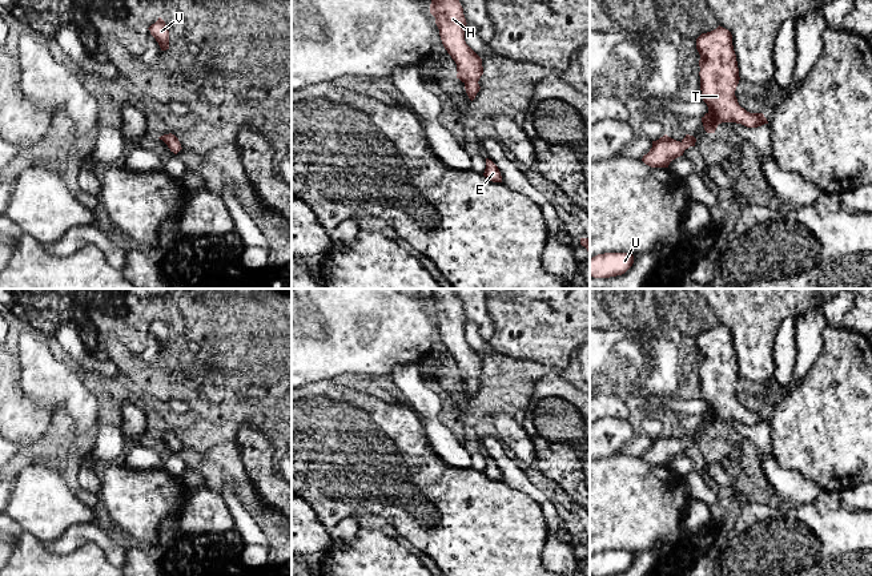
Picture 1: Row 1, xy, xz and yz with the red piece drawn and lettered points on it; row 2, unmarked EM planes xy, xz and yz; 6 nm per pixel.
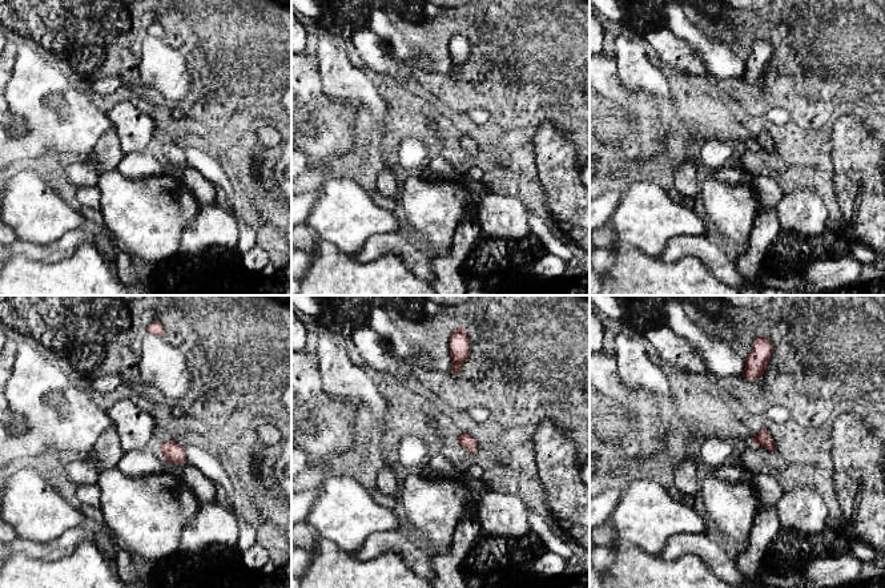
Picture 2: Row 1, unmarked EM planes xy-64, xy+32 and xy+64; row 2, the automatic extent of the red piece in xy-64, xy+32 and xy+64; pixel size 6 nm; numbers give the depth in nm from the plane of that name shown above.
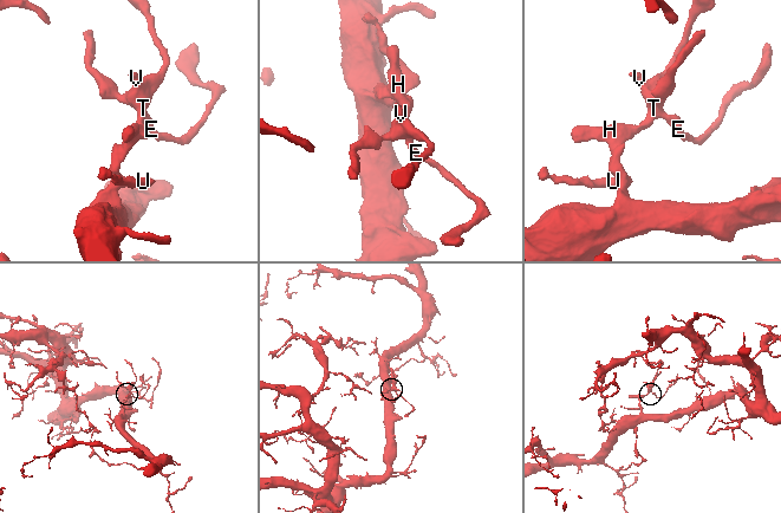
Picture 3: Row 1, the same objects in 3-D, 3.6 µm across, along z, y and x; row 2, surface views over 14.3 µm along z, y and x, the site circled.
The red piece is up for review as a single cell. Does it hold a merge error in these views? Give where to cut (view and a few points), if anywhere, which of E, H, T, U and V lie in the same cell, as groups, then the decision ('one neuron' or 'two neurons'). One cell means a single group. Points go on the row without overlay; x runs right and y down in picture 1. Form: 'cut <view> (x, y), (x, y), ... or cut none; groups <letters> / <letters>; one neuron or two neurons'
cut none; groups E H T U V; one neuron

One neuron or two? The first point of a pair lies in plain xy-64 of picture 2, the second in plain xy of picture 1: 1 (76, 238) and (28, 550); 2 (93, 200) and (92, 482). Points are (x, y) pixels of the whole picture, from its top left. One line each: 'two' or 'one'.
1: two
2: one

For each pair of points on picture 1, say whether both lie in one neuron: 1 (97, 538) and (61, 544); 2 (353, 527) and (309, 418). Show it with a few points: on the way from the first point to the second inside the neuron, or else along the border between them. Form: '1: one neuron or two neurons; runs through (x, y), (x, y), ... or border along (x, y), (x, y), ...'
1: one neuron; runs through (88, 536), (75, 536), (71, 539)
2: two neurons; border along (354, 515), (345, 516), (329, 531)

